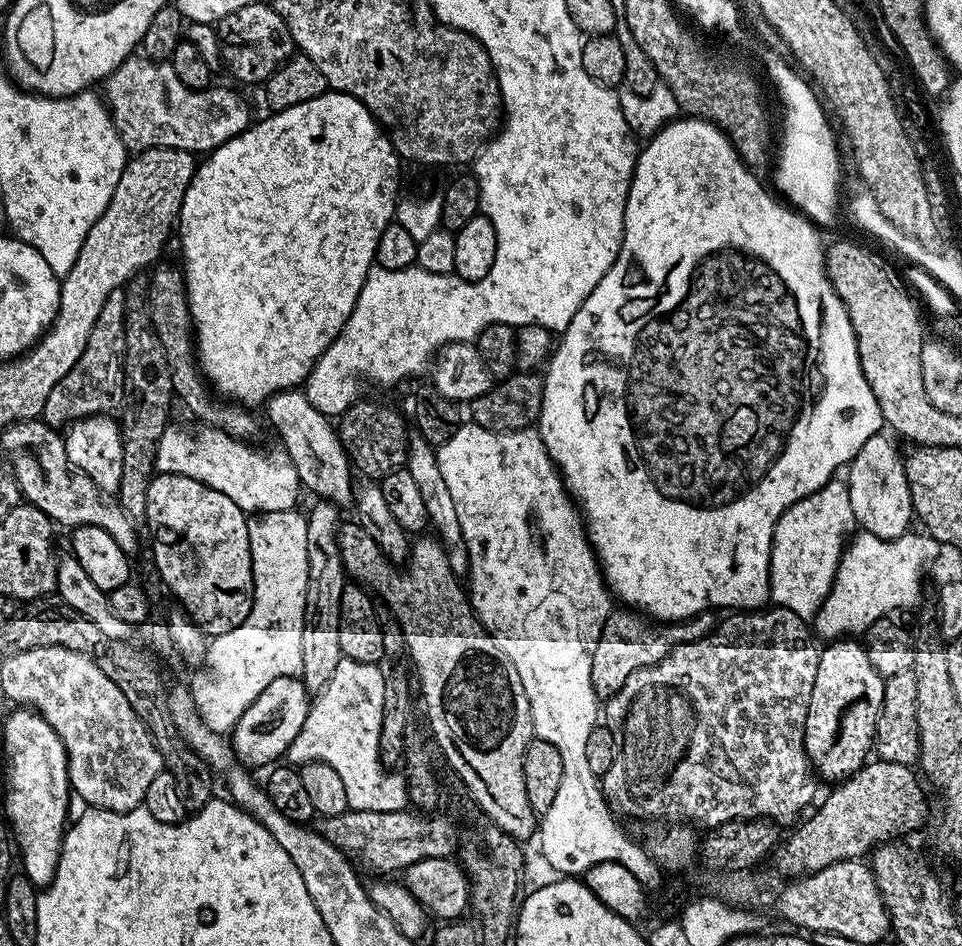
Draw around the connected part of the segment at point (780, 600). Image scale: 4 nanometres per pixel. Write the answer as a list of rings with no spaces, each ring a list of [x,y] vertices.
[[[840,478],[828,480],[826,486],[787,508],[778,518],[772,535],[772,561],[768,571],[771,603],[798,614],[805,622],[811,621],[830,594],[840,558],[844,555],[845,547],[856,527],[854,506],[850,506],[850,490],[847,483]]]

